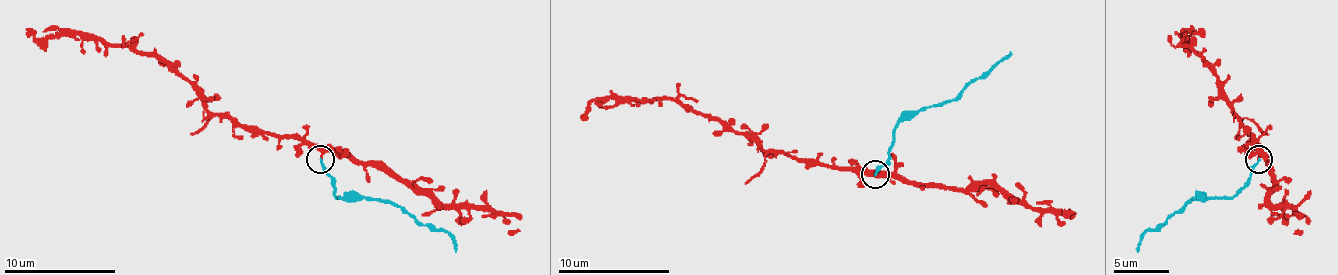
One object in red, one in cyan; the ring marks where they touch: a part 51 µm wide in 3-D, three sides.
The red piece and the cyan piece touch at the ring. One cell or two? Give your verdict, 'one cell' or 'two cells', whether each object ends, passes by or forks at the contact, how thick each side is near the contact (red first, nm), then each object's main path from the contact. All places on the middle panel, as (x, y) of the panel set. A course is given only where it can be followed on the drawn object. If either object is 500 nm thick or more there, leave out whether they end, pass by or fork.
two cells | red ends | cyan ends | 200/160 nm | red via (875, 173), (767, 151), (756, 140), (728, 132), (669, 98), (597, 98), (583, 120) | cyan via (875, 173), (887, 162), (892, 145), (892, 129), (923, 109), (956, 98), (979, 76), (1009, 53)

